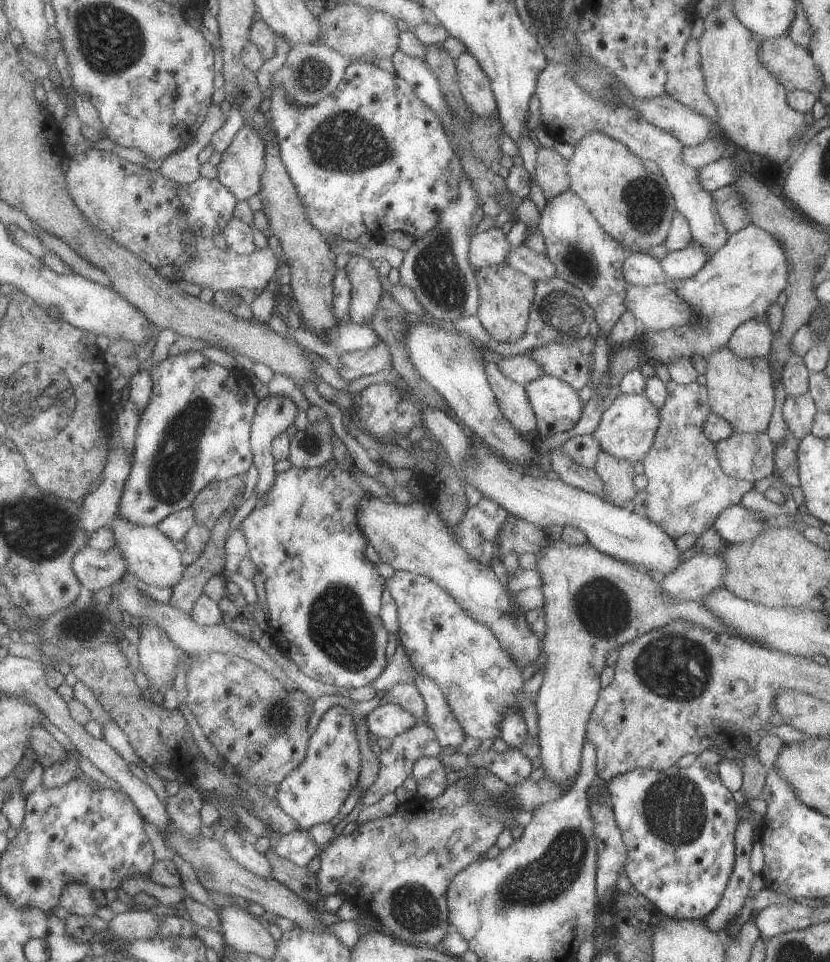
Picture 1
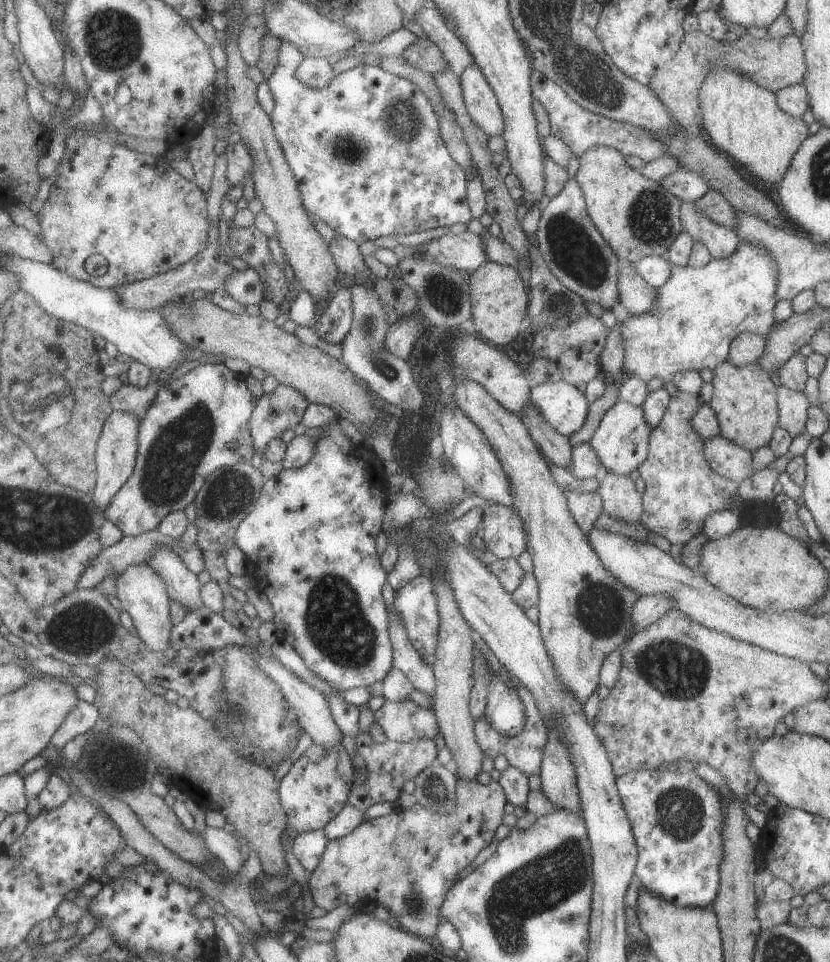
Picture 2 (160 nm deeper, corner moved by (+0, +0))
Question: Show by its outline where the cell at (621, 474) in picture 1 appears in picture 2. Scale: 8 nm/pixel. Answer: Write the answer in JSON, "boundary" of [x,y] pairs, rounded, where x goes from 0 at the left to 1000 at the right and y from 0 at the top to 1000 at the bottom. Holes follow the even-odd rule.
{"boundary":[[[723,483],[716,497],[722,503],[718,511],[725,521],[725,532],[729,532],[731,536],[748,541],[748,543],[765,543],[767,545],[773,534],[772,514],[766,510],[765,501],[758,497],[758,494],[739,493],[736,489]]]}

